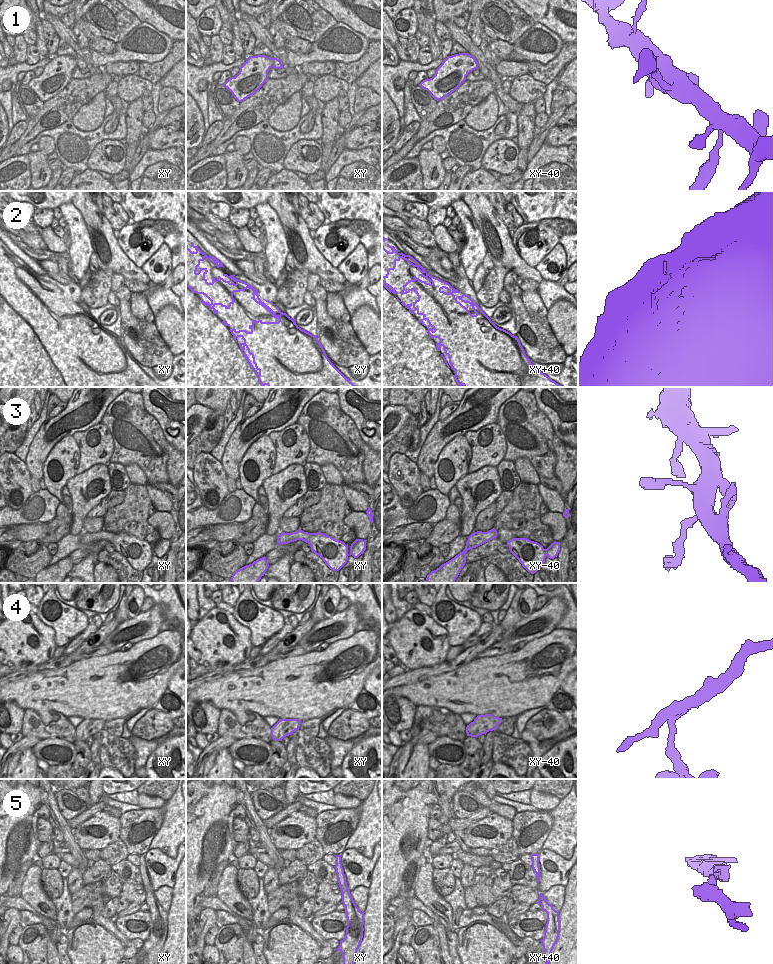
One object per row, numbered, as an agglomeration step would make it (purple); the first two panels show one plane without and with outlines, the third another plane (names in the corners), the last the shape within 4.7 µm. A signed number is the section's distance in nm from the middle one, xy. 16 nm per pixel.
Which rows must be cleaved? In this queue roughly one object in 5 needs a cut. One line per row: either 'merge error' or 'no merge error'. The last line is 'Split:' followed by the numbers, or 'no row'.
1: no merge error
2: no merge error
3: no merge error
4: merge error
5: no merge error
Split: 4

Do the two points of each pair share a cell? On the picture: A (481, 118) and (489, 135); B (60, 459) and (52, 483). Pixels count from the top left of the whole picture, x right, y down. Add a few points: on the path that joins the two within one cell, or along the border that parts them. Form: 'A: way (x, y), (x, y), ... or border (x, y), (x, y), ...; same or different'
A: border (498, 117), (483, 130), (474, 130), (465, 123); different
B: way (63, 466), (64, 476), (59, 481); same

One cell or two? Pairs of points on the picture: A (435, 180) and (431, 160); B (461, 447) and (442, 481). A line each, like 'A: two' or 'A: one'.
A: one
B: one

